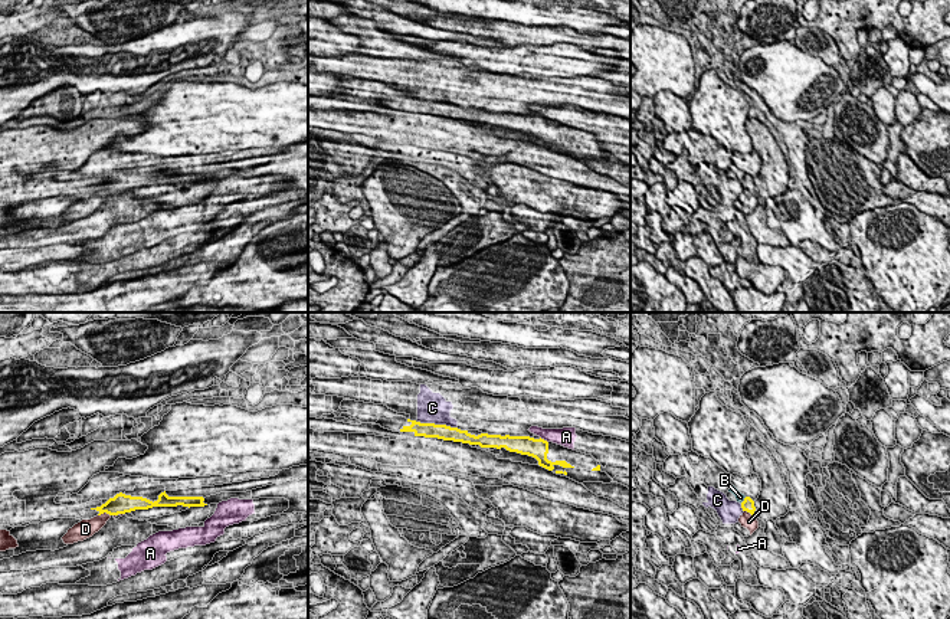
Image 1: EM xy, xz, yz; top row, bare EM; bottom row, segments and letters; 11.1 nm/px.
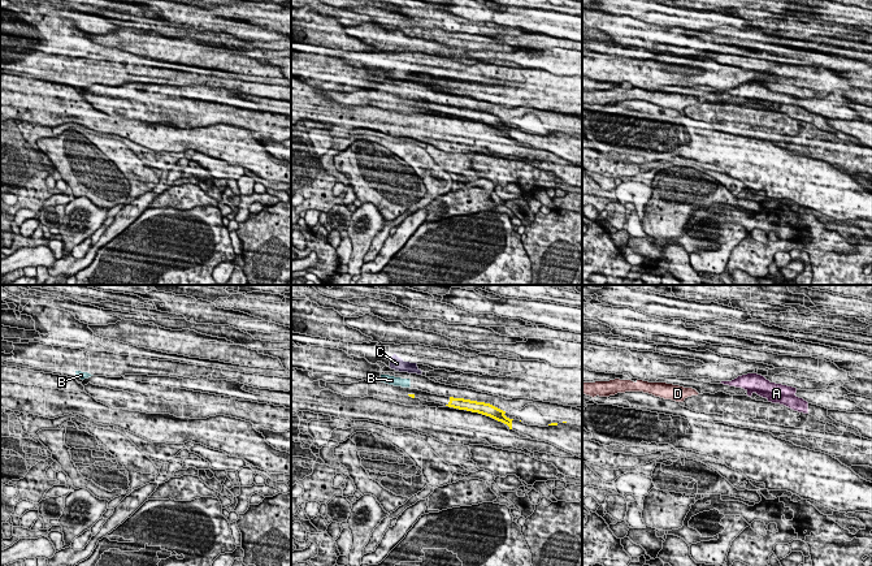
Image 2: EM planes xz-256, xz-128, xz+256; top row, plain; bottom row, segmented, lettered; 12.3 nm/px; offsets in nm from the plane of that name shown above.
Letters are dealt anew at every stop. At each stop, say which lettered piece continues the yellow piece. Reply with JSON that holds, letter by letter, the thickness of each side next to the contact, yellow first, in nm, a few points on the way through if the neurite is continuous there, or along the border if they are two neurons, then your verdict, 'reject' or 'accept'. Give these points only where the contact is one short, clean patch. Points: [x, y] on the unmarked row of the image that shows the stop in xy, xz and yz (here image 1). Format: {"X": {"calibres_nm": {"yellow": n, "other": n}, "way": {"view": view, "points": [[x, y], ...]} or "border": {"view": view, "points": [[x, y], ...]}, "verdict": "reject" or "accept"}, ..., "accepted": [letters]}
{"A": {"calibres_nm": {"yellow": 220, "other": 200}, "border": {"view": "xz", "points": [[540, 114], [547, 120]]}, "verdict": "reject"}, "B": {"calibres_nm": {"yellow": 140, "other": 100}, "border": {"view": "yz", "points": [[746, 174], [740, 180]]}, "verdict": "reject"}, "C": {"calibres_nm": {"yellow": 160, "other": 360}, "border": {"view": "xz", "points": [[418, 98], [457, 105]]}, "verdict": "reject"}, "D": {"calibres_nm": {"yellow": 220, "other": 190}, "verdict": "accept"}, "accepted": ["D"]}

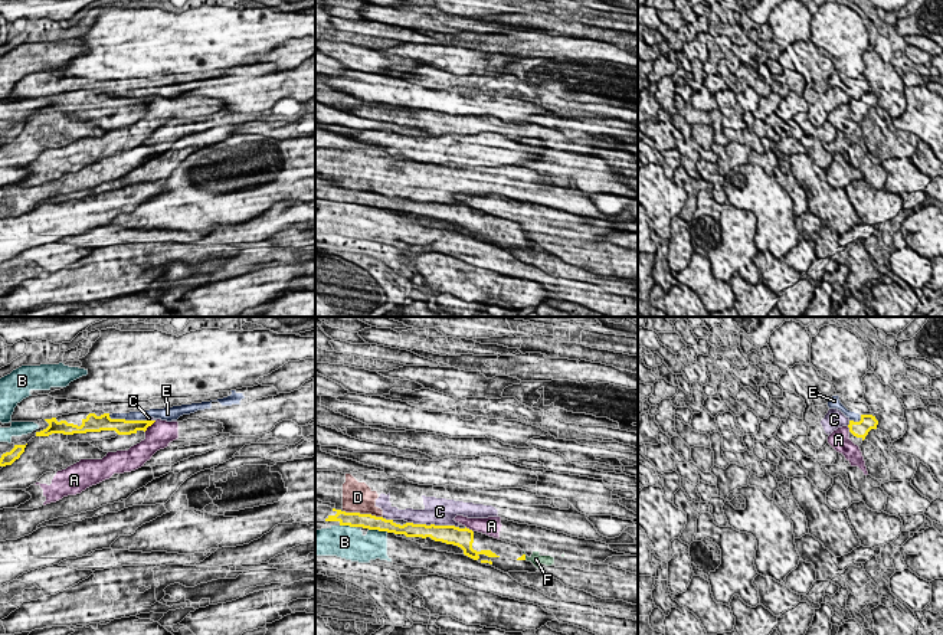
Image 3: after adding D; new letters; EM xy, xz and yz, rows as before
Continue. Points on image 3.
{"A": {"calibres_nm": {"yellow": 160, "other": 300}, "border": {"view": "xy", "points": [[156, 98], [144, 108]]}, "verdict": "reject"}, "B": {"calibres_nm": {"yellow": 160, "other": 300}, "verdict": "reject"}, "C": {"calibres_nm": {"yellow": 220, "other": 320}, "verdict": "reject"}, "D": {"calibres_nm": {"yellow": 160, "other": 360}, "border": {"view": "xz", "points": [[343, 187], [382, 195]]}, "verdict": "reject"}, "E": {"calibres_nm": {"yellow": 180, "other": 120}, "verdict": "reject"}, "F": {"calibres_nm": {"yellow": 60, "other": 140}, "border": {"view": "xz", "points": [[523, 231], [526, 236]]}, "verdict": "reject"}, "accepted": []}

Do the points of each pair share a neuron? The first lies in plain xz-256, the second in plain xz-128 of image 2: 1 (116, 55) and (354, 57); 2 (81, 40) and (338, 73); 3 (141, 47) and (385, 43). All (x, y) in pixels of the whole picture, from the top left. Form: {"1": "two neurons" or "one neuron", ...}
{"1": "one neuron", "2": "one neuron", "3": "one neuron"}

